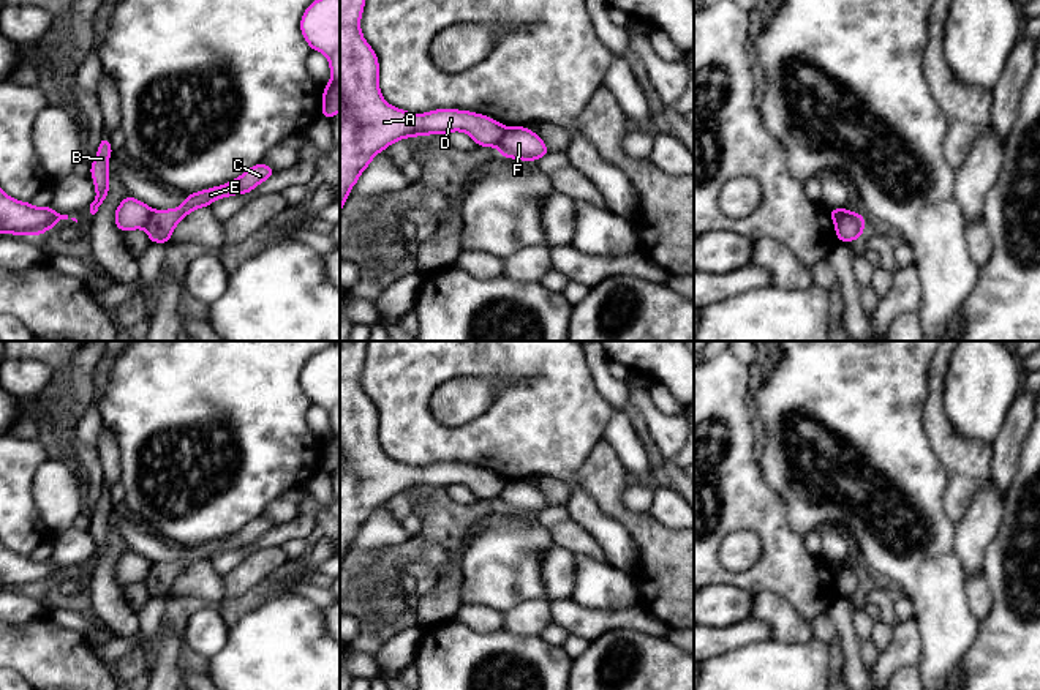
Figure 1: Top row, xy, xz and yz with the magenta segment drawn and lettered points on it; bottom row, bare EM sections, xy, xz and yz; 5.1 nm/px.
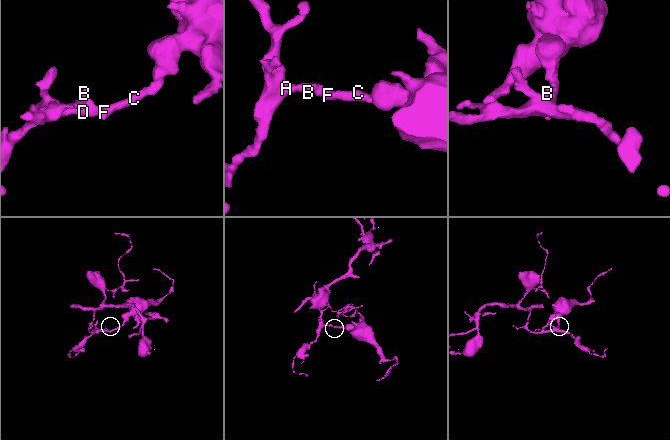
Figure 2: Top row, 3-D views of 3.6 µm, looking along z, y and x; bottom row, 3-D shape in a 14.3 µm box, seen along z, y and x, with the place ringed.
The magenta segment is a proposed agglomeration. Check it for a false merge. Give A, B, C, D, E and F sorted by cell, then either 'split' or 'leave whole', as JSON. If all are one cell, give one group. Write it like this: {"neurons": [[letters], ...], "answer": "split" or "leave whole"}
{"neurons": [["A", "B", "D"], ["C", "E", "F"]], "answer": "split"}

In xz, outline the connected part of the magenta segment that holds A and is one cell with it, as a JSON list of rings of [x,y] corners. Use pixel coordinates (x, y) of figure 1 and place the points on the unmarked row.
[[[340,341],[340,567],[371,513],[405,491],[463,485],[477,501],[496,501],[507,483],[469,464],[414,467],[390,459],[379,445],[378,409],[360,385],[368,341]]]

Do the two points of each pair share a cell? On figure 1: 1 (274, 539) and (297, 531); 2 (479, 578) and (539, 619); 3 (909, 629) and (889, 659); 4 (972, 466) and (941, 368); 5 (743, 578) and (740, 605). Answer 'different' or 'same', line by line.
1: same
2: different
3: same
4: same
5: different

